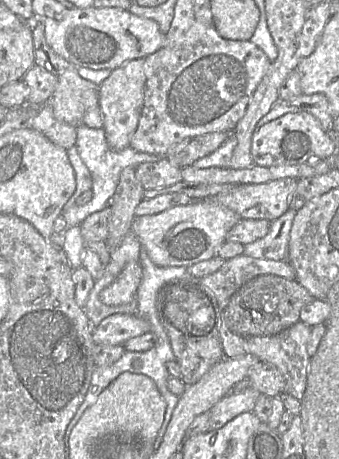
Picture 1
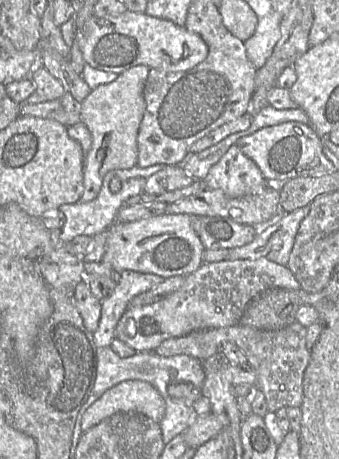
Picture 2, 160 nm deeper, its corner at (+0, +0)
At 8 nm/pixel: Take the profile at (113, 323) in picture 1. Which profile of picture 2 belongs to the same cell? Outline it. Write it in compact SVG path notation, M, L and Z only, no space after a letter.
M264 257L203 262L171 295L146 306L127 309L117 323L115 337L135 351L154 351L169 338L238 325L249 303L270 288L298 289L300 284L288 266Z

